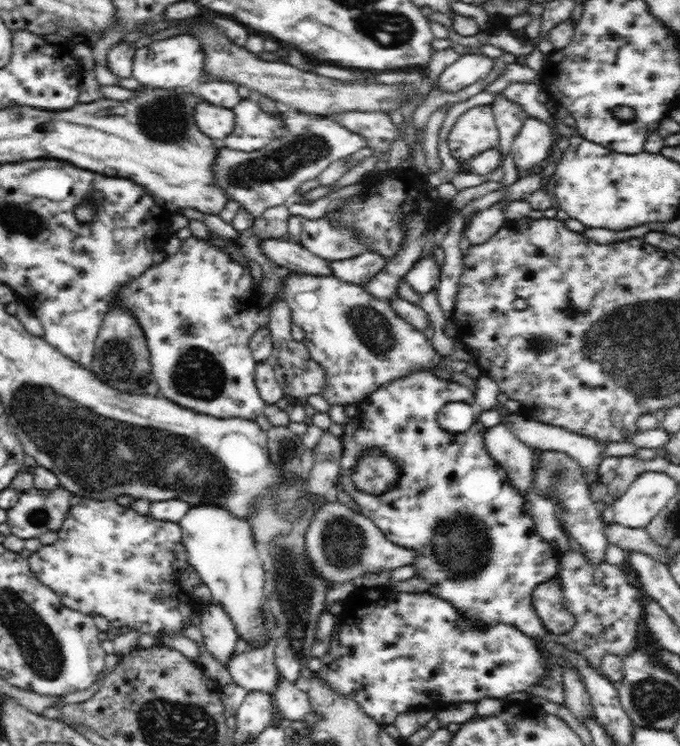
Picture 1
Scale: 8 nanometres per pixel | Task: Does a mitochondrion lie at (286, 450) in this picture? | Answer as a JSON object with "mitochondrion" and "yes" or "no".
{"mitochondrion":"yes"}

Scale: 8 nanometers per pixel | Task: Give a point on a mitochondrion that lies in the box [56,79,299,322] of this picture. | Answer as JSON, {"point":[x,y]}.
{"point":[165,120]}

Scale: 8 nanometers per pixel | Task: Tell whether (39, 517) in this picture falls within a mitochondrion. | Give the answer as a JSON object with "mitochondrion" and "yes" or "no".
{"mitochondrion":"yes"}

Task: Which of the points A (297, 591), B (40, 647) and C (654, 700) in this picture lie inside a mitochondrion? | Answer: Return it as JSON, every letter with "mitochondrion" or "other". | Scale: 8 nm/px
{"A":"mitochondrion","B":"mitochondrion","C":"mitochondrion"}

